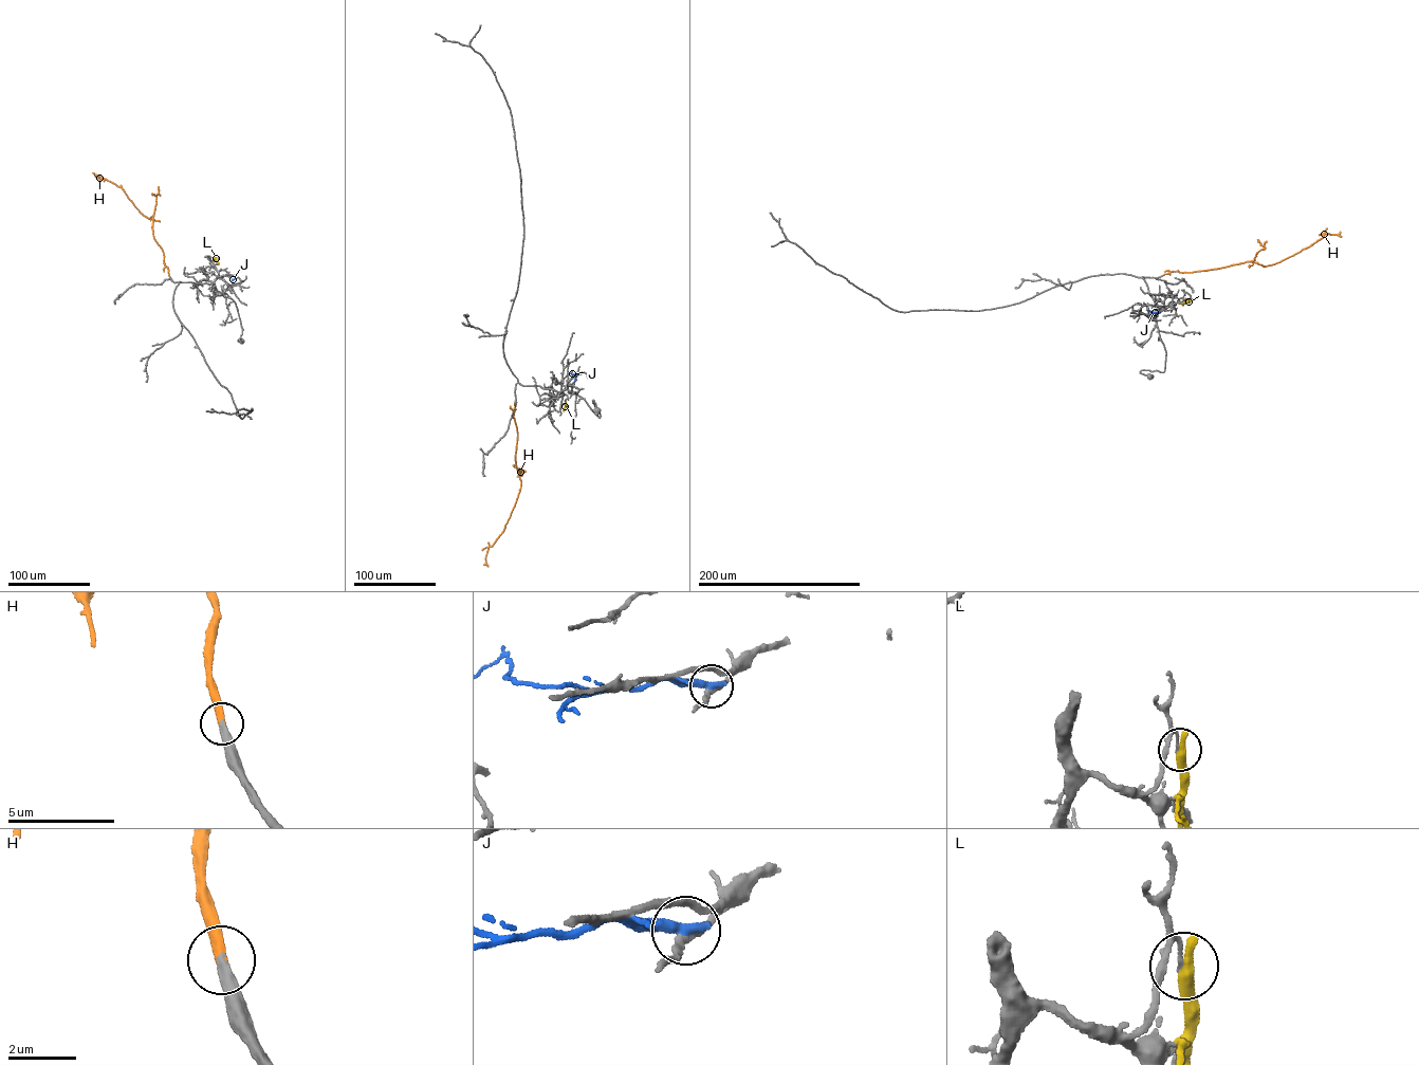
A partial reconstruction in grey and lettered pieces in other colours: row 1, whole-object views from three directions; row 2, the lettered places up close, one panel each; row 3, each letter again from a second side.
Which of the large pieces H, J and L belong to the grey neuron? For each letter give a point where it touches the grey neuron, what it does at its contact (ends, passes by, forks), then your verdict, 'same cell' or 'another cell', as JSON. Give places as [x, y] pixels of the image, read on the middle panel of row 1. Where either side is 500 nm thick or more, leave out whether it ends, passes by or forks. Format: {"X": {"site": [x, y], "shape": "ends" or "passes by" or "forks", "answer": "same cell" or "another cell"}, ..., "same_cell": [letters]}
{"H": {"site": [514, 403], "shape": "ends", "answer": "same cell"}, "J": {"site": [574, 381], "shape": "ends", "answer": "another cell"}, "L": {"site": [566, 402], "shape": "ends", "answer": "another cell"}, "same_cell": ["H"]}

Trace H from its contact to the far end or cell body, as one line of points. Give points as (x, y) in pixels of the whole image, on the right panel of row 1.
H: (1162, 275), (1251, 261), (1271, 265), (1309, 246), (1324, 234), (1341, 237)

